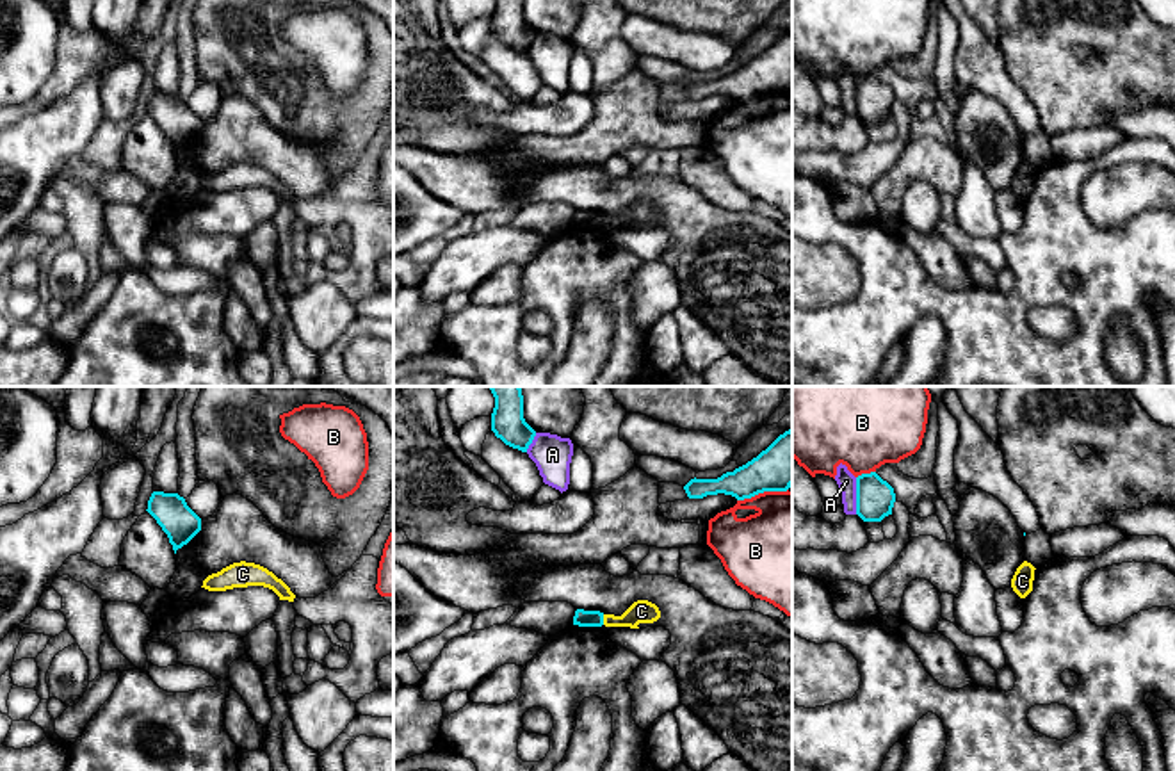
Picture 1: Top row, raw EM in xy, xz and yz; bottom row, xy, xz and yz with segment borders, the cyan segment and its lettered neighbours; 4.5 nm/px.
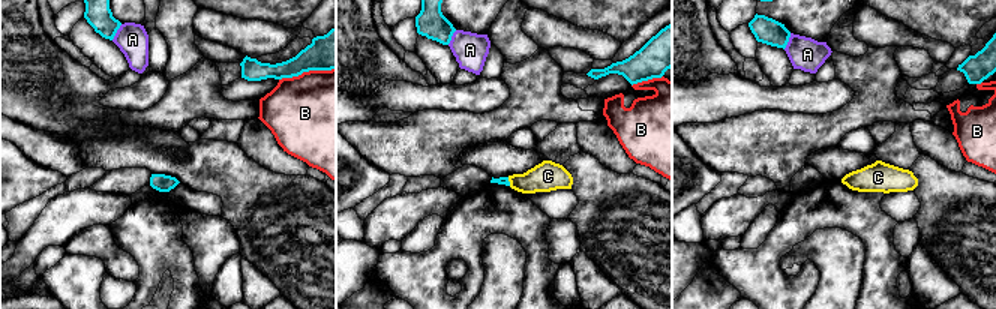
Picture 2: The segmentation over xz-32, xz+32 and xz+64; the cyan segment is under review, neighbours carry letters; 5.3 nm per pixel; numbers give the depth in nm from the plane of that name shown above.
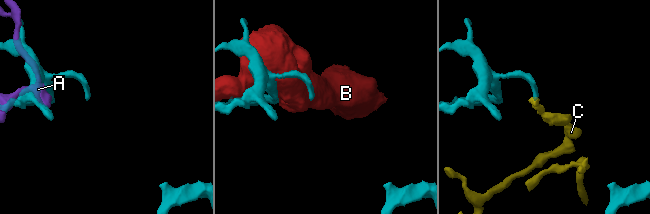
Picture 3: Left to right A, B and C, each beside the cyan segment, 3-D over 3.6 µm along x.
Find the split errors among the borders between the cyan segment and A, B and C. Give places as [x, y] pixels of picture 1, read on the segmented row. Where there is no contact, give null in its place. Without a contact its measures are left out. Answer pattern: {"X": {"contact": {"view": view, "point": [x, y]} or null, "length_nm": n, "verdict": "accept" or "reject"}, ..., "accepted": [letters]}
{"A": {"contact": {"view": "yz", "point": [857, 495]}, "length_nm": 170, "verdict": "reject"}, "B": {"contact": {"view": "xz", "point": [762, 492]}, "length_nm": 240, "verdict": "reject"}, "C": {"contact": {"view": "xz", "point": [602, 620]}, "length_nm": 50, "verdict": "reject"}, "accepted": []}

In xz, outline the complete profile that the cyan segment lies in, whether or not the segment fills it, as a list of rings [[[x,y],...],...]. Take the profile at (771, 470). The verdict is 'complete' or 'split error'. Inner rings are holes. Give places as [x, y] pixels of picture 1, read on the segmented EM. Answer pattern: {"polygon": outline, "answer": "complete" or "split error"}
{"polygon": [[[792,429],[780,434],[766,450],[746,465],[717,479],[691,479],[684,490],[689,499],[732,495],[737,500],[764,491],[787,491],[792,486]]], "answer": "complete"}

